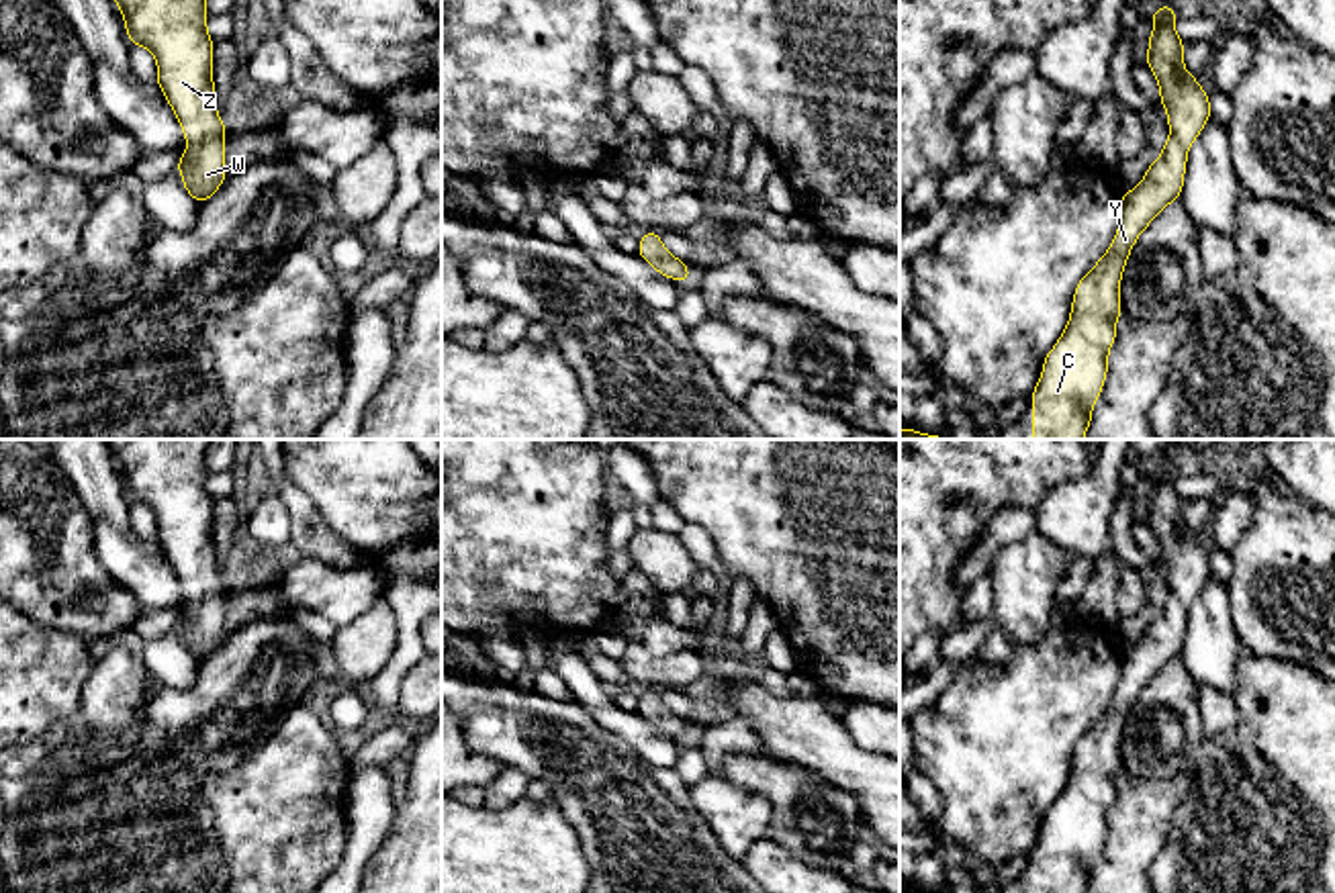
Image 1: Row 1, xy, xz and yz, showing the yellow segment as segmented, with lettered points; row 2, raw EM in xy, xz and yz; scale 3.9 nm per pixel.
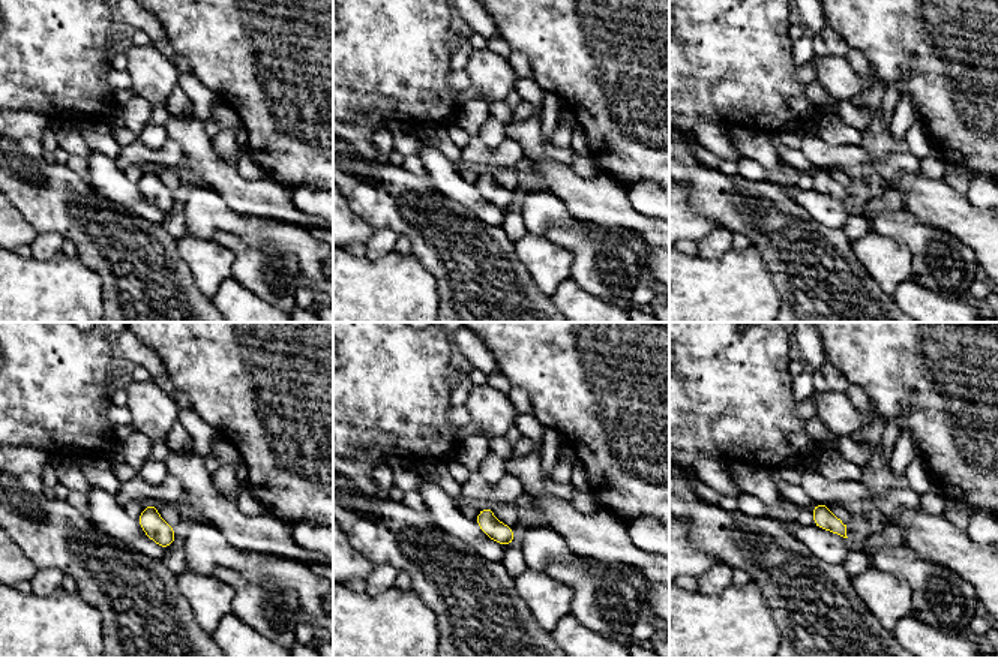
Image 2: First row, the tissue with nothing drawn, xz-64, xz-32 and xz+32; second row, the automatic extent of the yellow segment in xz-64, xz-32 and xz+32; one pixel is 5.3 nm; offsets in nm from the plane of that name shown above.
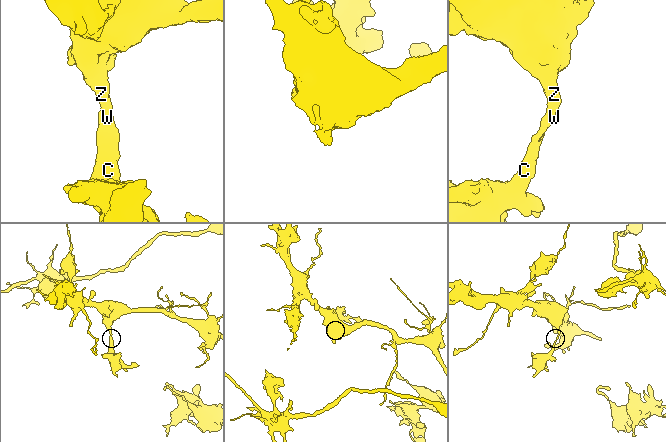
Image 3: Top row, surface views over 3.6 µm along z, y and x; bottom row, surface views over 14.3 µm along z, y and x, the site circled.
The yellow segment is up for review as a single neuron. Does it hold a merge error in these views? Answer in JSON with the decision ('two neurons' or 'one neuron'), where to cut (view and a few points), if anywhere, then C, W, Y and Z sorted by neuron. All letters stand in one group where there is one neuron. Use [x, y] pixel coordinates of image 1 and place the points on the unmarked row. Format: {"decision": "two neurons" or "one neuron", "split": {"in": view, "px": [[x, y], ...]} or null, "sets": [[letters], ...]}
{"decision": "one neuron", "split": null, "sets": [["C", "W", "Y", "Z"]]}

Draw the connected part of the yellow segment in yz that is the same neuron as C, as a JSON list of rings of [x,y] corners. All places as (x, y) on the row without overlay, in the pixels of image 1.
[[[1161,462],[1151,480],[1149,527],[1167,568],[1169,597],[1135,648],[1120,654],[1120,678],[1110,707],[1077,740],[1065,789],[1045,813],[1032,848],[1032,893],[1086,893],[1104,846],[1108,809],[1122,770],[1120,736],[1135,699],[1184,646],[1188,605],[1210,578],[1210,556],[1184,527],[1184,499],[1173,486],[1178,470]]]

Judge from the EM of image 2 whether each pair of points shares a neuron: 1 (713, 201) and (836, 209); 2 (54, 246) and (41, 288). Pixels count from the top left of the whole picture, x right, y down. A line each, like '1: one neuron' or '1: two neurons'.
1: two neurons
2: two neurons

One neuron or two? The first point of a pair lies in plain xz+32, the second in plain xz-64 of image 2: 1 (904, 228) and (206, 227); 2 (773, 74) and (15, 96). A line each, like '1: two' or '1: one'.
1: two
2: one

